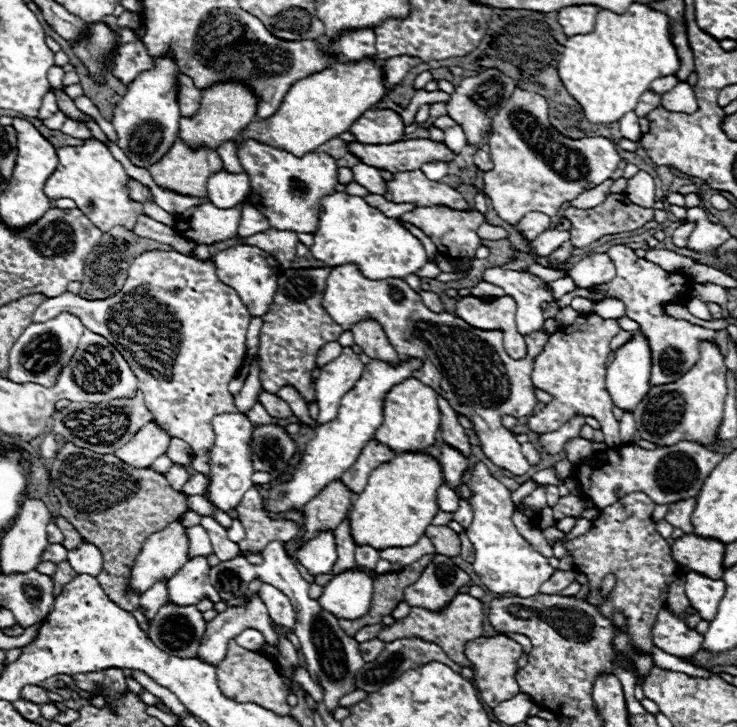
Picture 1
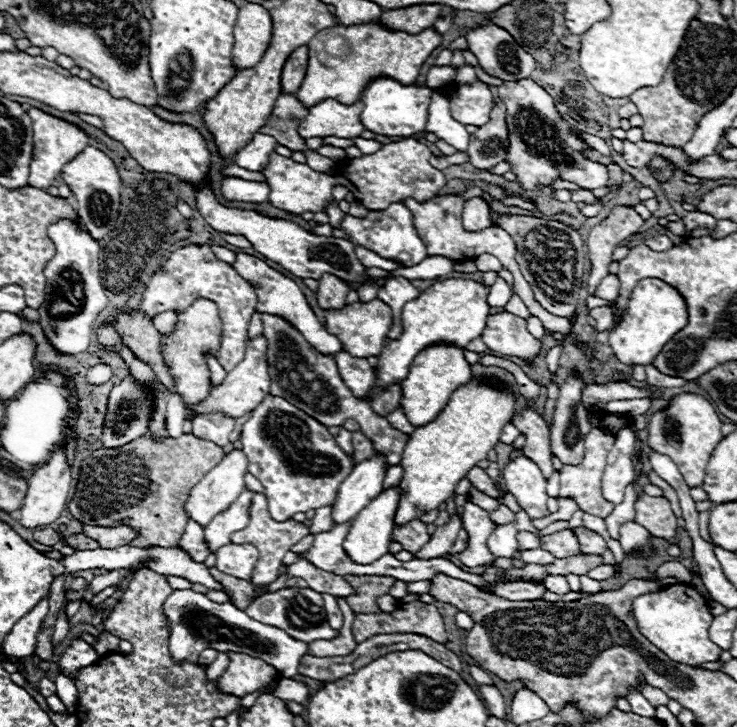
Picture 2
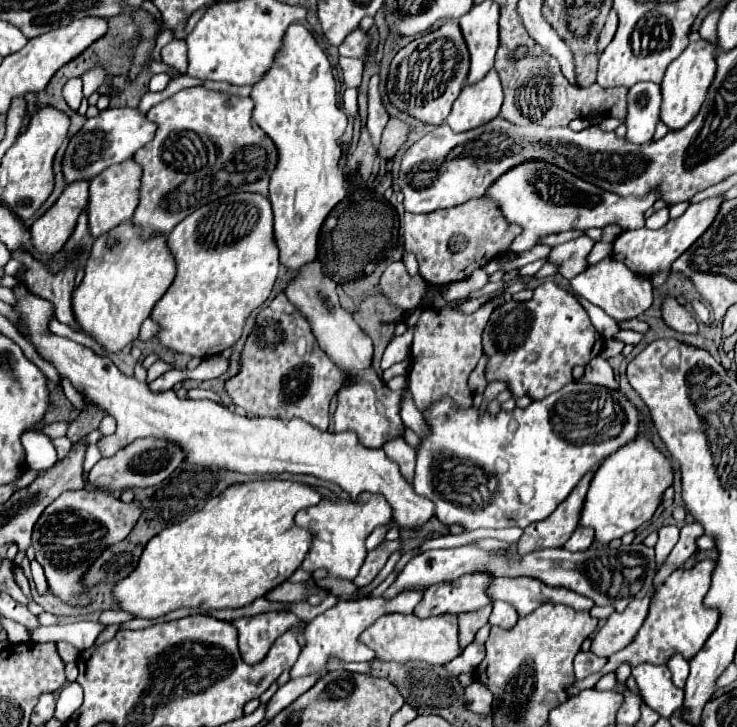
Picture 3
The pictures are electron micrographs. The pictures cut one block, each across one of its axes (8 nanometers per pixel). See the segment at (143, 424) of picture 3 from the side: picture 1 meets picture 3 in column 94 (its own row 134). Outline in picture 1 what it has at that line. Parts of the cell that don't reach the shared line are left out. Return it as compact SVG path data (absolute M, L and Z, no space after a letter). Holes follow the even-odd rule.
M368 110L350 128L360 144L392 144L402 140L404 124L394 110Z

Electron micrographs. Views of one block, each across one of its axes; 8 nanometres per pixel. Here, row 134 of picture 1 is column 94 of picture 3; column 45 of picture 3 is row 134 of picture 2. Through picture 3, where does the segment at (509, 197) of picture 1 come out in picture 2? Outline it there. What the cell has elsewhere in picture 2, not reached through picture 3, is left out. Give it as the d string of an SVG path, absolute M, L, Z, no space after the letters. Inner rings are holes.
M532 78L504 82L502 86L498 86L498 98L508 106L506 122L512 146L508 148L506 160L514 164L514 174L526 190L536 188L536 182L548 186L548 182L556 176L586 190L604 188L608 184L608 168L582 156L580 148L584 148L586 144L570 134L570 126L554 108L552 96Z

